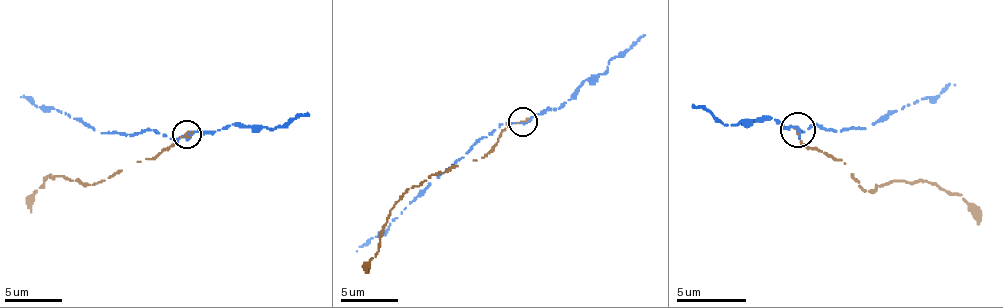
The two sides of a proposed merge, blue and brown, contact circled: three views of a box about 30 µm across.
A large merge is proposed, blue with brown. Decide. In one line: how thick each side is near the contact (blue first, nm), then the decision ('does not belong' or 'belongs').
240 nm thick on the blue side, 240 nm on the other; does not belong

